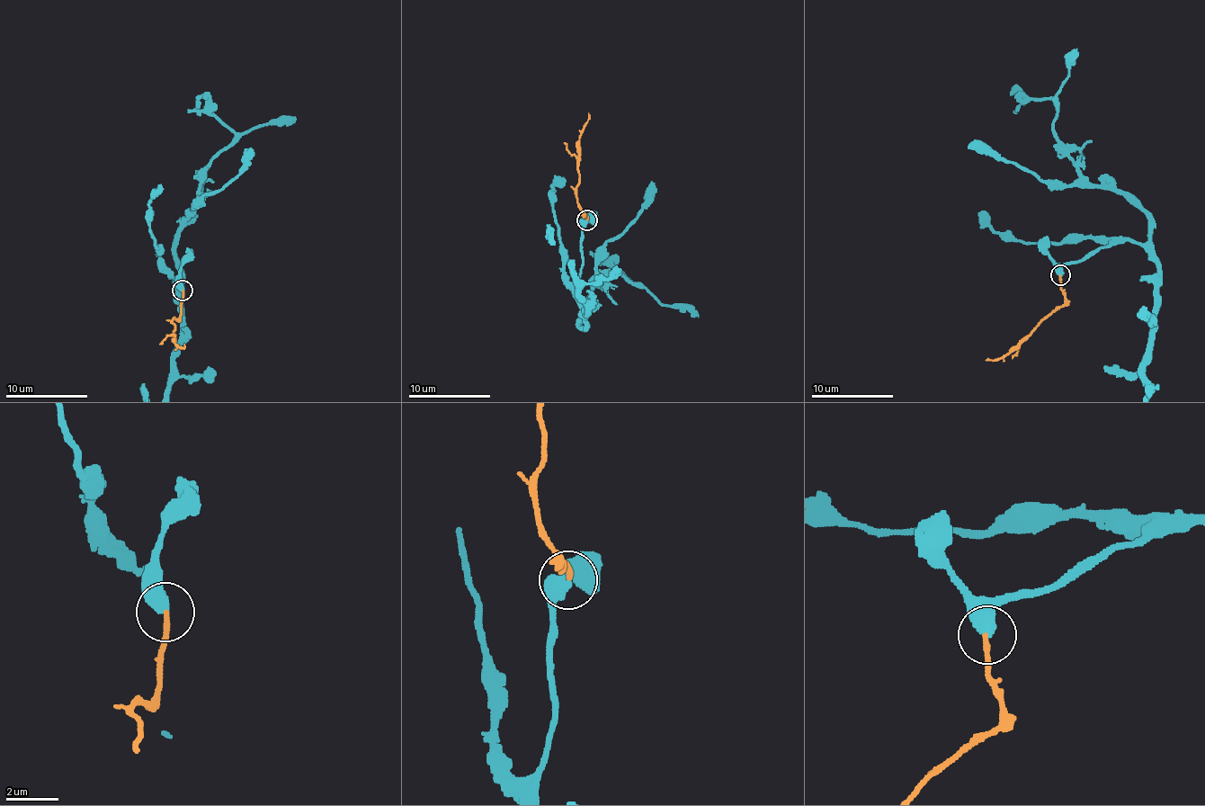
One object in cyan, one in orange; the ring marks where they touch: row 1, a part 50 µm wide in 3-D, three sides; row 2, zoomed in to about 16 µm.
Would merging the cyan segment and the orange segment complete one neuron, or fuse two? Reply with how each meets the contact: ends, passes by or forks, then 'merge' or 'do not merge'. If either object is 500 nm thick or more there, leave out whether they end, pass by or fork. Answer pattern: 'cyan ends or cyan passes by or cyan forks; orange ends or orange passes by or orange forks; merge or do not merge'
do not merge

